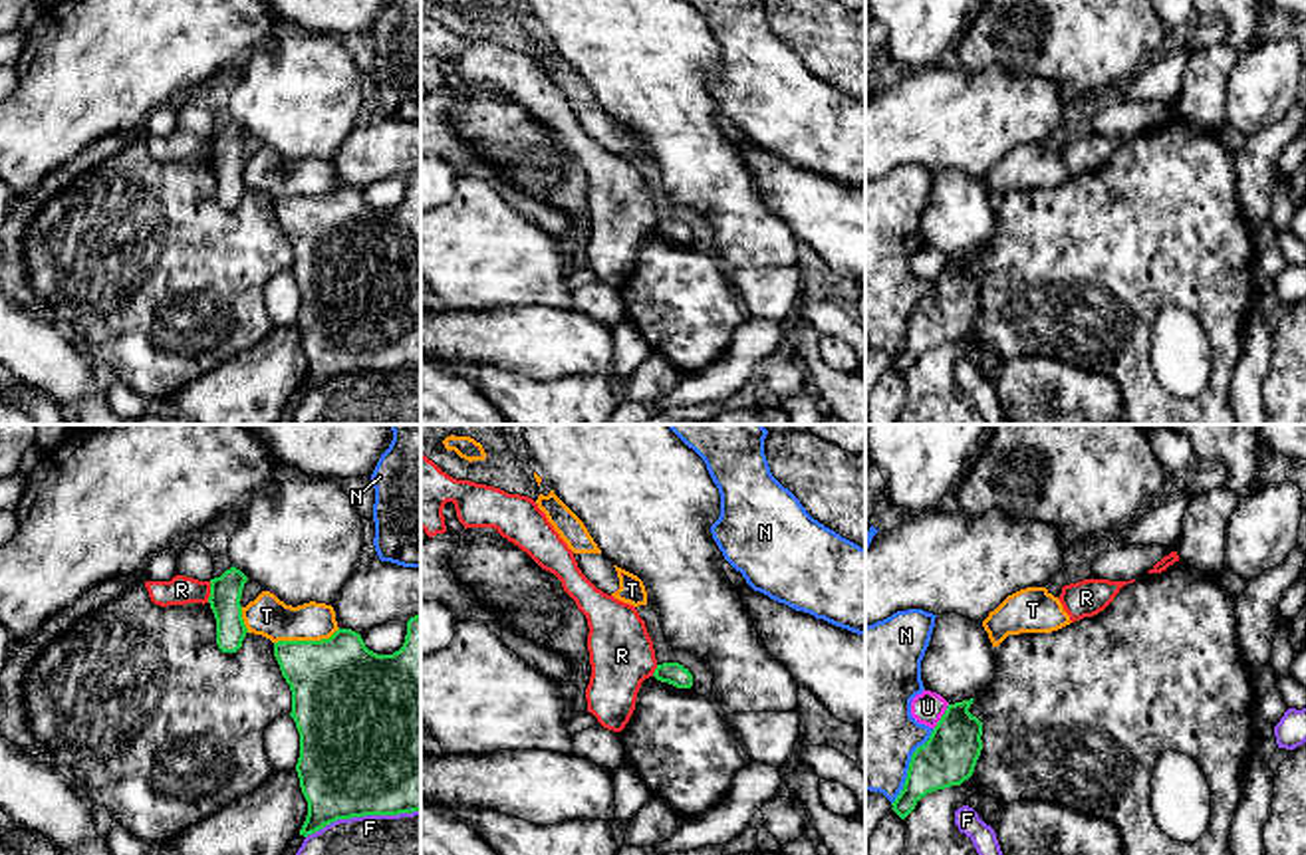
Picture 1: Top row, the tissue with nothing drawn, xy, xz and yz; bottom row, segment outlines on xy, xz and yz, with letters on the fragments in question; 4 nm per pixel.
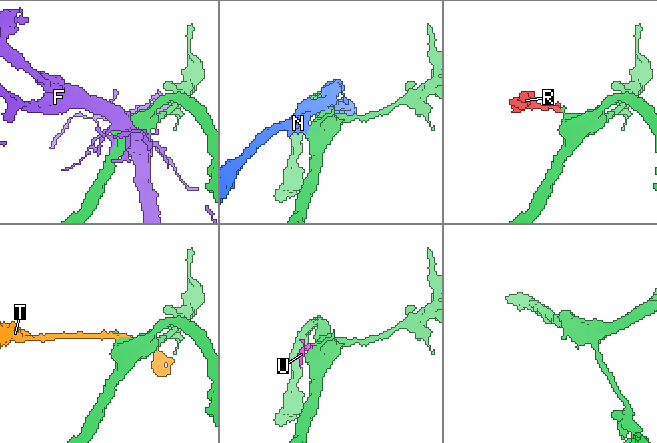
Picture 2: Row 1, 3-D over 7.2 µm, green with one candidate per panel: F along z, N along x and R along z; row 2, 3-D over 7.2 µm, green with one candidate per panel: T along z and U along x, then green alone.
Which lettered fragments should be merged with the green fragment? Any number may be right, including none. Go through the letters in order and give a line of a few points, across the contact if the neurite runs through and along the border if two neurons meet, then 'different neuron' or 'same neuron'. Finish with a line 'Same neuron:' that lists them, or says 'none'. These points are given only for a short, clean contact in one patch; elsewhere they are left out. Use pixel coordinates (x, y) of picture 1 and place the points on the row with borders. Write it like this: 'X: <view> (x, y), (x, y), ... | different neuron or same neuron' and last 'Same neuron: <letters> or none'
F: different neuron
N: different neuron
R: xy (211, 582), (207, 602) | different neuron
T: different neuron
U: different neuron
Same neuron: none

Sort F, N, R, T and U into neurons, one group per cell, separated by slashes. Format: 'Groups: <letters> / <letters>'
Groups: F / N / R / T / U

